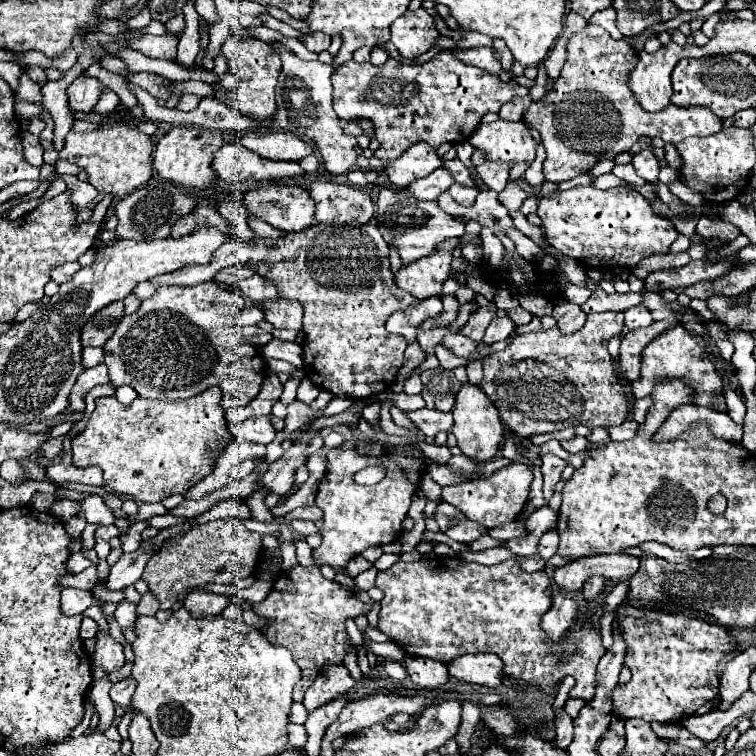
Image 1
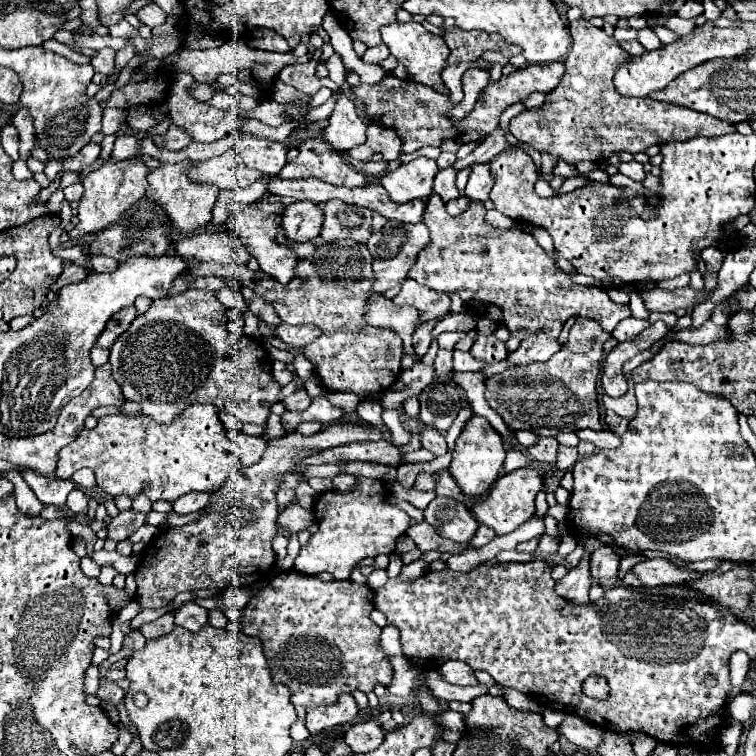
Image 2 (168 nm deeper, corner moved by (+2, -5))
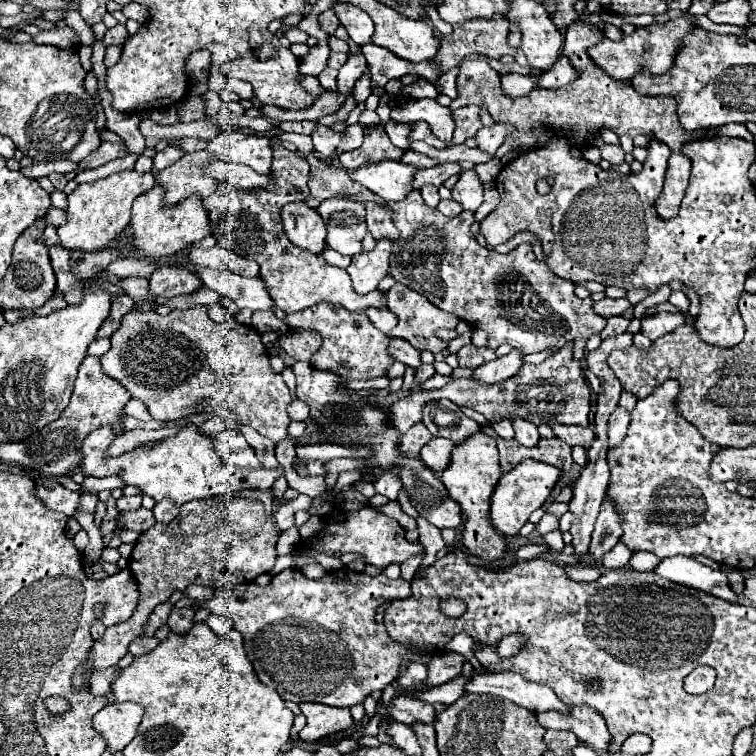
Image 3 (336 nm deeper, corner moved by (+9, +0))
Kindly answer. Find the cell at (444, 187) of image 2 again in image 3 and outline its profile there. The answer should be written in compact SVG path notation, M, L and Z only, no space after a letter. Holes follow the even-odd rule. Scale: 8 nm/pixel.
M427 185L421 189L421 195L423 195L423 201L425 205L429 205L431 209L435 209L439 205L439 193L437 193L437 187L433 185Z

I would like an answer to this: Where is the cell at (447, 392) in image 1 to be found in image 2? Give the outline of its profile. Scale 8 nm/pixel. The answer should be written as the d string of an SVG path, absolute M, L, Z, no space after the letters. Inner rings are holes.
M432 382L422 390L420 398L420 420L438 430L448 430L460 408L460 390L454 382L440 384Z

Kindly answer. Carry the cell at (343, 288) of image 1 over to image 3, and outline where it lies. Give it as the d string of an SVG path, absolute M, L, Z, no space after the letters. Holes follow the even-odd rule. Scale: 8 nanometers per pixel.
M321 303L321 305L305 309L305 313L287 315L285 321L291 327L303 327L303 329L313 329L321 333L323 345L311 357L311 365L315 369L333 371L343 379L367 381L367 379L383 377L387 367L393 363L393 357L387 353L389 337L383 335L377 327L373 327L373 323L367 319L365 313L349 313L345 307Z

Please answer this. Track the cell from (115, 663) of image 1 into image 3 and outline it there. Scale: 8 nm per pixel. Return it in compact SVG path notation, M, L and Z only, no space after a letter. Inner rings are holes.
M135 703L107 705L93 717L93 729L107 741L107 751L117 753L133 741L143 713L142 706Z

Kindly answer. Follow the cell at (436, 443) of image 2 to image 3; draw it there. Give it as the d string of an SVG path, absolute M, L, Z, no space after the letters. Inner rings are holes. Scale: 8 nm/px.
M433 437L427 445L421 449L421 461L435 473L441 473L447 469L451 461L451 449L453 441L443 439L443 437Z

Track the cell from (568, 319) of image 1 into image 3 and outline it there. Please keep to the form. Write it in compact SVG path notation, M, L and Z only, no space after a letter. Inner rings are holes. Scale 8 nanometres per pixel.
M513 349L509 355L505 357L499 357L487 365L481 365L473 371L473 379L485 383L485 385L495 385L495 383L501 383L501 381L507 381L509 377L517 375L519 367L523 363L523 355Z

